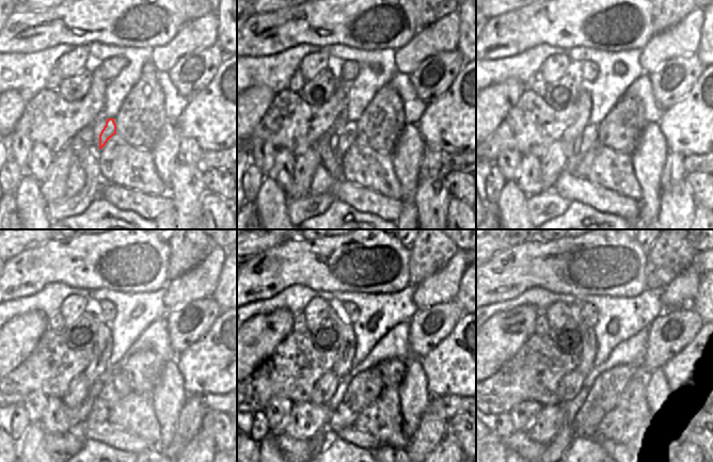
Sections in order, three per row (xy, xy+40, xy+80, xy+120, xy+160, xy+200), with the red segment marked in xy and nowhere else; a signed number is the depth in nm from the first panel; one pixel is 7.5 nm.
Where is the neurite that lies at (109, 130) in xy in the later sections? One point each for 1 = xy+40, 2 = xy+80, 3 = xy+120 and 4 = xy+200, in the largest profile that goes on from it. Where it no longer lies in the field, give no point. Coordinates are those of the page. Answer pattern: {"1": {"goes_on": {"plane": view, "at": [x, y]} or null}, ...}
{"1": {"goes_on": {"plane": "xy+40", "at": [348, 136]}}, "2": {"goes_on": {"plane": "xy+80", "at": [588, 138]}}, "3": {"goes_on": {"plane": "xy+120", "at": [57, 418]}}, "4": {"goes_on": {"plane": "xy+200", "at": [550, 419]}}}

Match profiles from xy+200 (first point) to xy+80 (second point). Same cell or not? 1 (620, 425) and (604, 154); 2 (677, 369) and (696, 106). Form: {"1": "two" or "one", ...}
{"1": "one", "2": "one"}

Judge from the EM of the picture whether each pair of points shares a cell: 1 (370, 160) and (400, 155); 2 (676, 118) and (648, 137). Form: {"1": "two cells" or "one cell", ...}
{"1": "two cells", "2": "two cells"}

